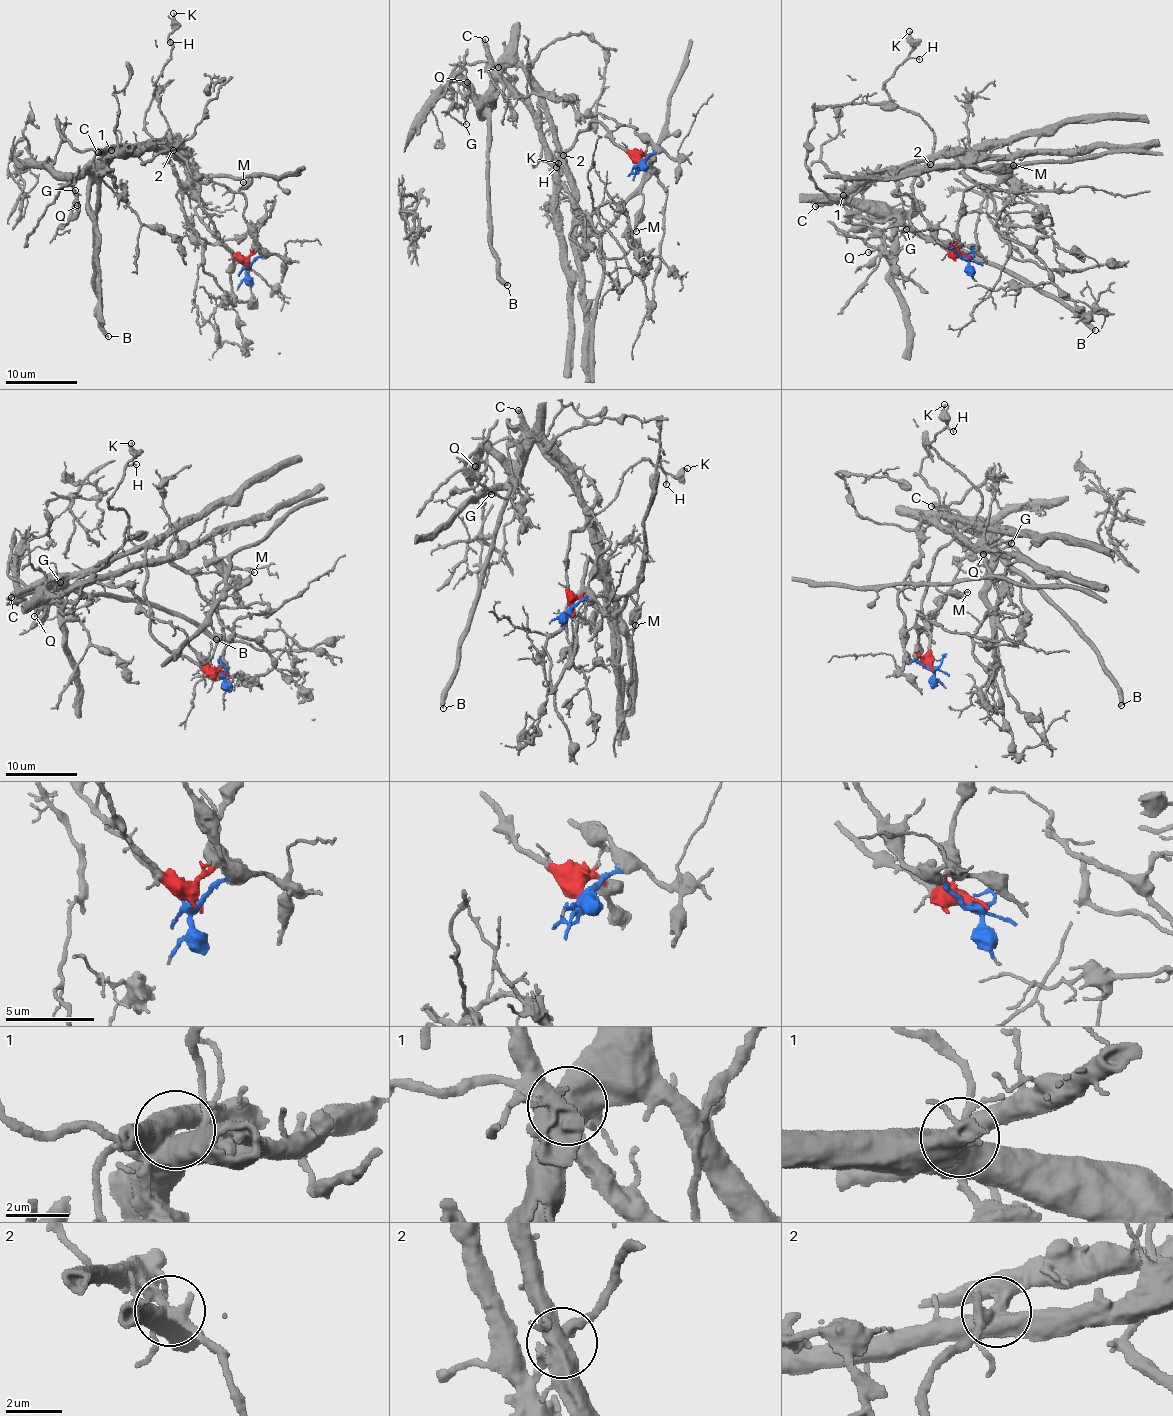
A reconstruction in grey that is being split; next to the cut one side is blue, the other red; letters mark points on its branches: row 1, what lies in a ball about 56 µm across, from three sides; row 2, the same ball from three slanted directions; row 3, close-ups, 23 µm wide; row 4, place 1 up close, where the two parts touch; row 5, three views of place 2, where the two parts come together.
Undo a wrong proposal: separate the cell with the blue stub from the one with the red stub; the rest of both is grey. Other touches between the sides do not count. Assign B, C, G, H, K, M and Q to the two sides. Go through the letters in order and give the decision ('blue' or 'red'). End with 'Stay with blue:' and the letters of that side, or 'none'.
B: blue
C: red
G: blue
H: red
K: red
M: red
Q: blue
Stay with blue: B, G, Q

